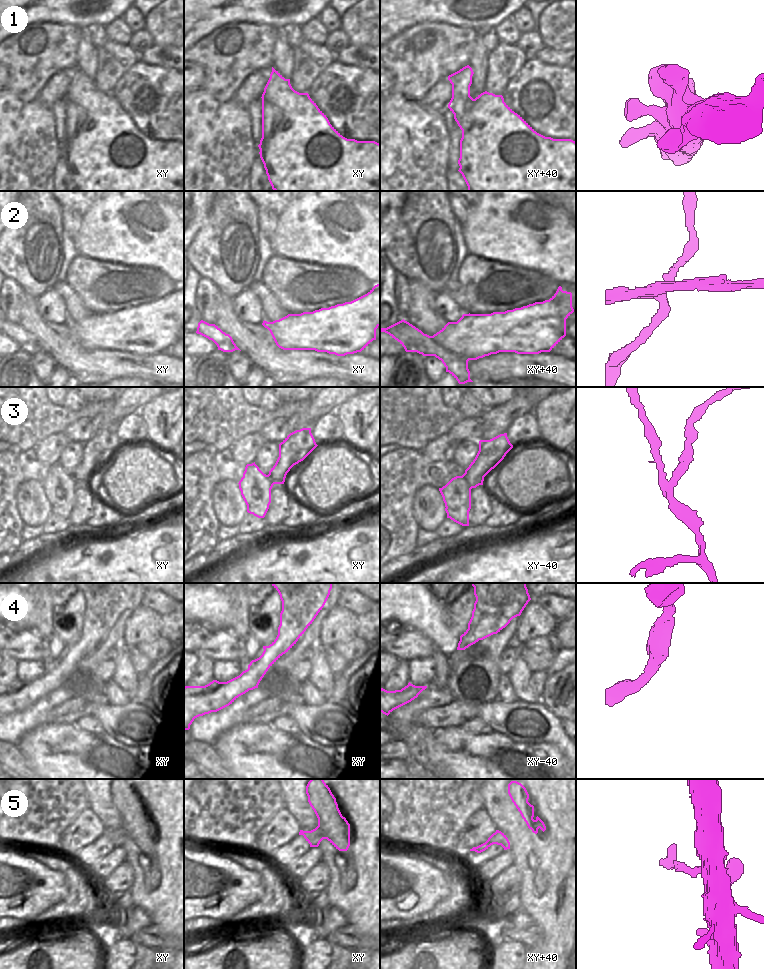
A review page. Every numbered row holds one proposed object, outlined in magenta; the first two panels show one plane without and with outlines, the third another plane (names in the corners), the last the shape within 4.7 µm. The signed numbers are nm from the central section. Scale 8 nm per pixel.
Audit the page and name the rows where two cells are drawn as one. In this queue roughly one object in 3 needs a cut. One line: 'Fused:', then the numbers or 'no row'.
Fused: 2, 3

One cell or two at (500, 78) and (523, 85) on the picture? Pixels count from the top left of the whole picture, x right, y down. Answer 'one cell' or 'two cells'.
two cells

